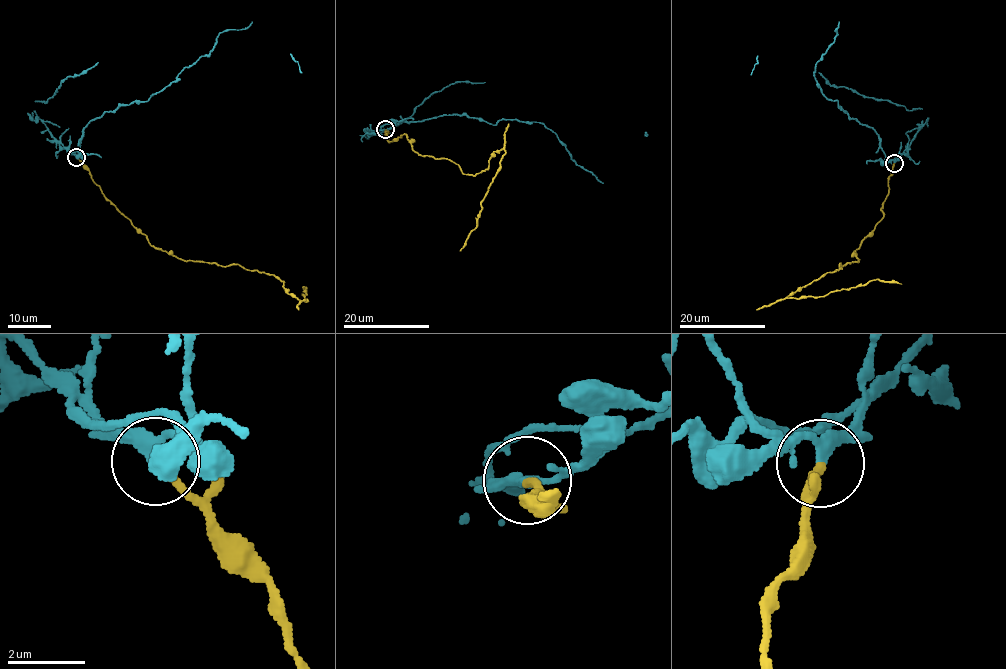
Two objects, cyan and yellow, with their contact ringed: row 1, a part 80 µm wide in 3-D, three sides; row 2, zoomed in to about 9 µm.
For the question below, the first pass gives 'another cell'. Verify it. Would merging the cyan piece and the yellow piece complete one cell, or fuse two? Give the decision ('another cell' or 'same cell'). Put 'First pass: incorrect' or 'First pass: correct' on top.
First pass: correct
another cell

